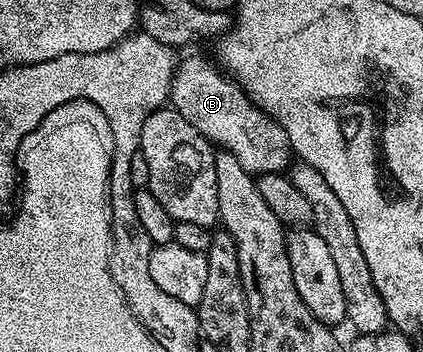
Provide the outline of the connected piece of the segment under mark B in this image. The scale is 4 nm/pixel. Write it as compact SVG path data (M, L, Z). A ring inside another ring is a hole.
M189 57L186 61L178 60L177 69L173 73L173 82L169 88L169 101L172 108L176 109L179 115L183 115L183 119L187 119L191 127L195 127L195 131L202 133L218 150L235 155L235 159L239 159L239 164L247 172L260 175L288 170L291 164L291 146L287 131L276 119L268 117L243 92L236 80L226 75L220 68L212 69L211 66L204 65L197 57Z

